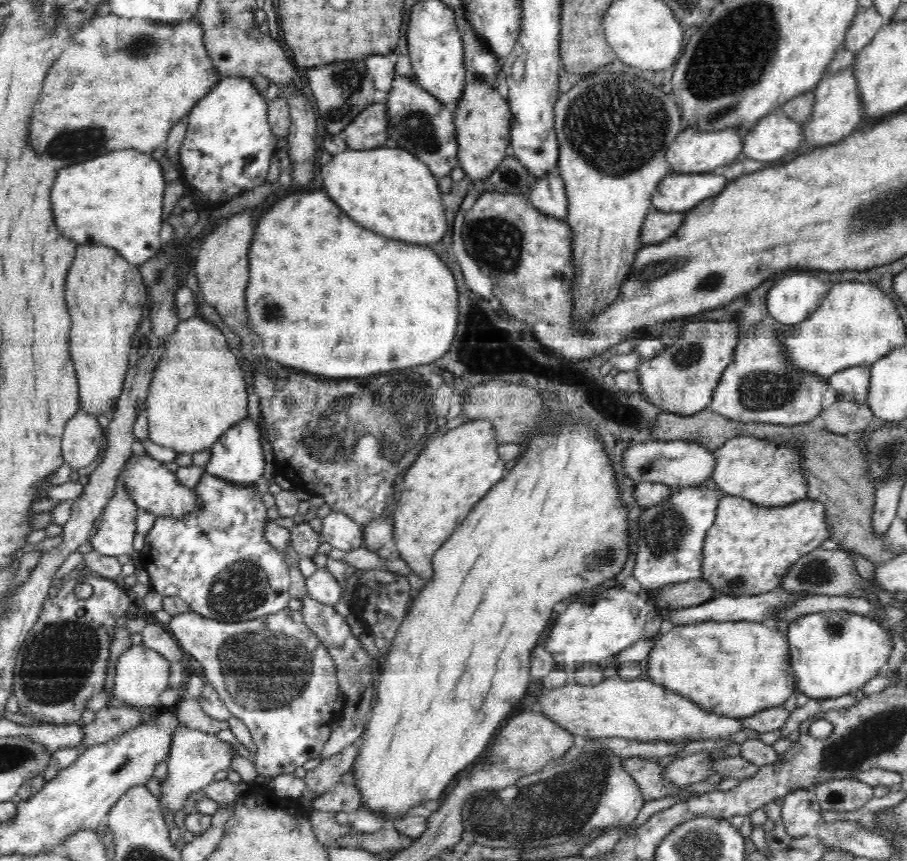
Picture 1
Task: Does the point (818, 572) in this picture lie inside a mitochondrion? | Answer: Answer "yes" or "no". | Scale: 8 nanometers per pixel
yes

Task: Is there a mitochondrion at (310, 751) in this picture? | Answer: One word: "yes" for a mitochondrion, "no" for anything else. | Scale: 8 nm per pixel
no

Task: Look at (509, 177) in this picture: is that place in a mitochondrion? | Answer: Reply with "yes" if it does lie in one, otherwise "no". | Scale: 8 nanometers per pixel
yes

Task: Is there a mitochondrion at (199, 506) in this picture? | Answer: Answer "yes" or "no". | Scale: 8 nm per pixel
no

